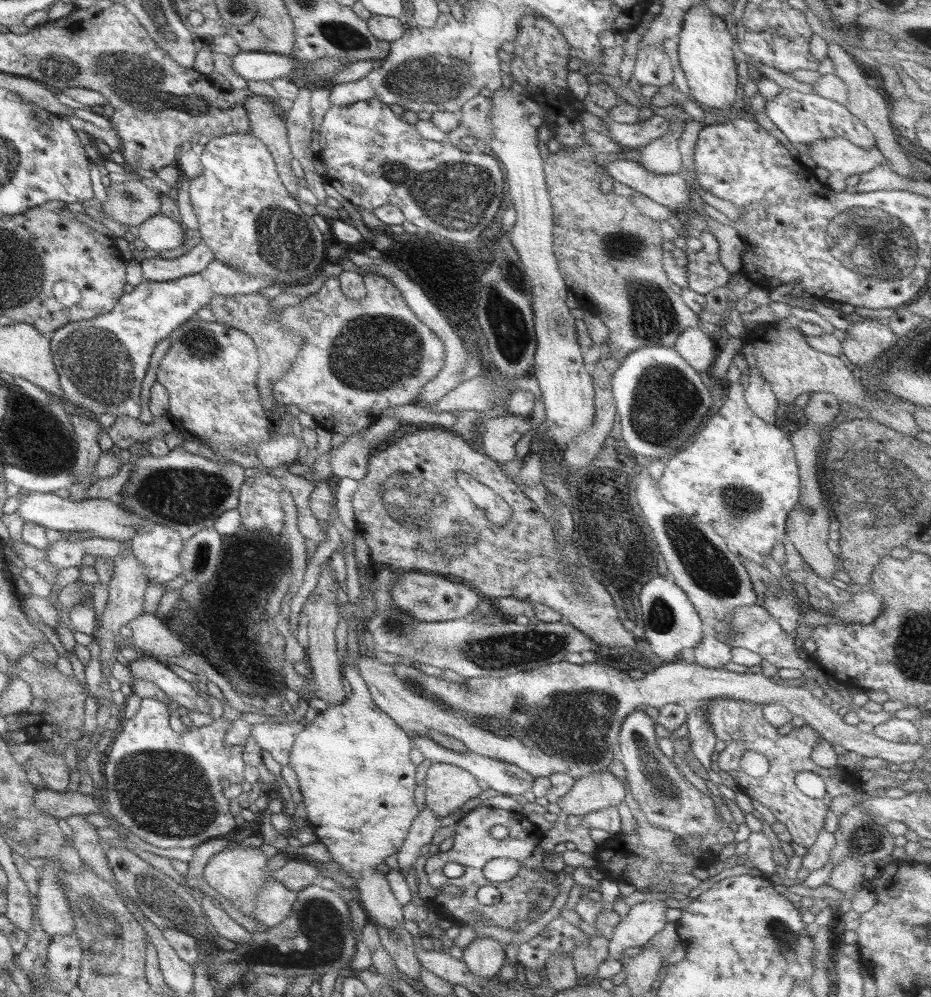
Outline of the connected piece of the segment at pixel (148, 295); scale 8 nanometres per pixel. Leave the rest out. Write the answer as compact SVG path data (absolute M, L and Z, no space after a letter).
M218 260L201 272L168 280L142 280L131 292L121 295L112 310L88 320L66 323L53 331L49 348L63 399L90 415L139 416L139 390L156 342L167 337L194 313L207 307L214 296L242 296L270 285L266 276L247 276Z

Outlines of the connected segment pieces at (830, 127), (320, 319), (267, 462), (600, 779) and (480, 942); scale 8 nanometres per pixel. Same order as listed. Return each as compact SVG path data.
M780 89L772 99L765 103L762 111L775 124L779 132L787 138L787 142L793 146L796 159L807 160L809 158L809 155L806 154L806 146L809 143L833 137L843 137L862 149L874 146L874 136L859 119L856 119L843 105L827 100L813 92L800 93L793 89Z
M367 273L362 281L365 294L358 300L345 298L334 276L325 278L321 287L299 304L281 309L280 326L300 334L300 348L287 370L272 384L275 402L286 406L295 404L301 412L310 414L321 428L348 437L371 426L388 406L415 403L423 384L431 380L444 363L441 341L413 316L399 291L379 275Z
M291 431L281 437L269 438L269 440L257 446L257 460L265 468L277 468L296 462L299 442Z
M609 770L605 772L595 772L586 777L578 778L566 794L559 797L556 804L561 809L560 816L585 816L597 810L616 808L624 800L623 784L621 779L617 779Z
M487 937L471 941L462 953L461 961L466 969L483 980L496 976L506 962L501 946L496 940Z

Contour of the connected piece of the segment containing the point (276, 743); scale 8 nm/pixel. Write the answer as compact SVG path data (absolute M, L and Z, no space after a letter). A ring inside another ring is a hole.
M303 720L287 724L276 724L275 722L267 721L262 724L251 725L249 736L257 743L261 752L267 750L275 762L285 766L289 762L290 748L294 737L304 727Z

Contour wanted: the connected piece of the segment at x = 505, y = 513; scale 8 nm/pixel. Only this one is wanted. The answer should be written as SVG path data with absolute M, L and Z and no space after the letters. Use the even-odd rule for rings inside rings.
M461 472L456 475L456 483L469 497L469 500L485 513L485 518L491 524L504 526L511 518L510 506L488 486Z

